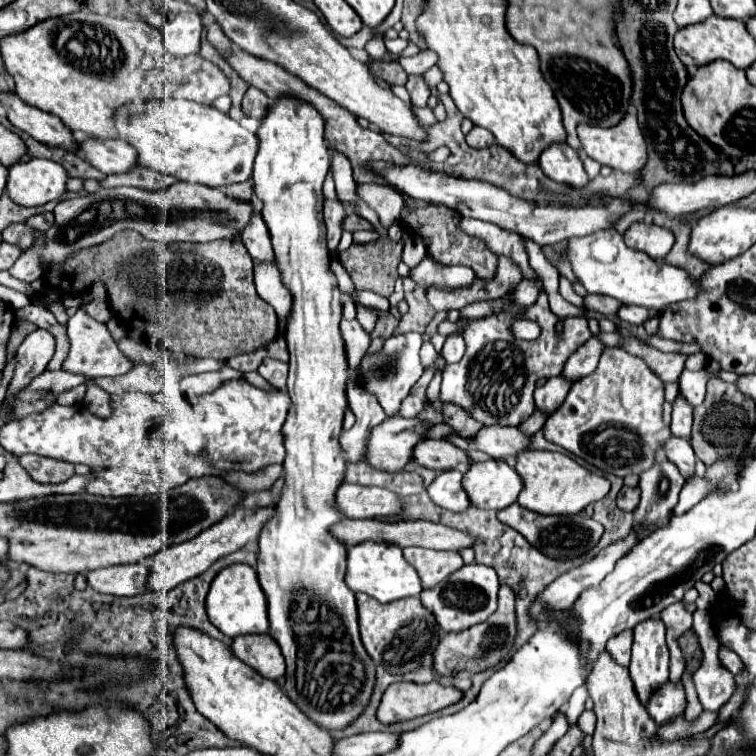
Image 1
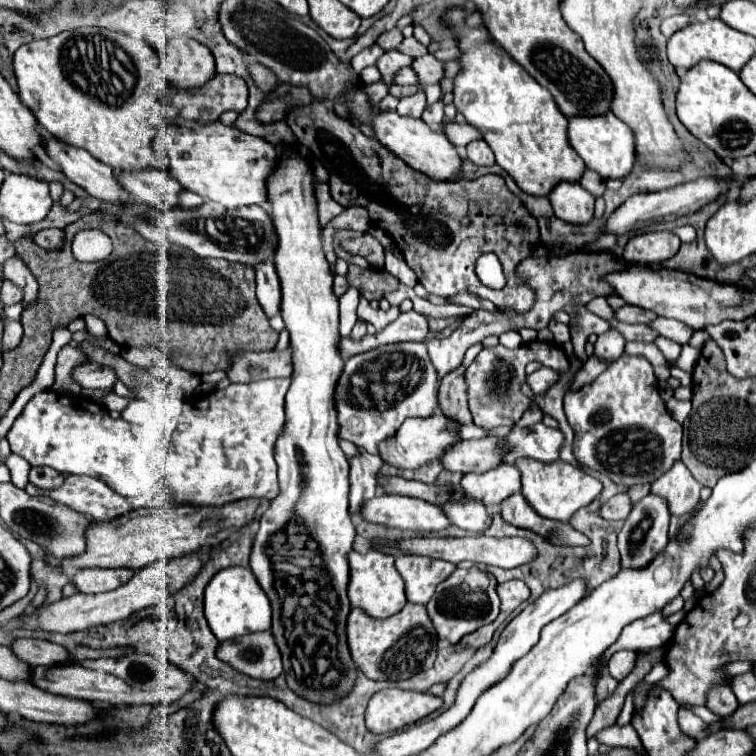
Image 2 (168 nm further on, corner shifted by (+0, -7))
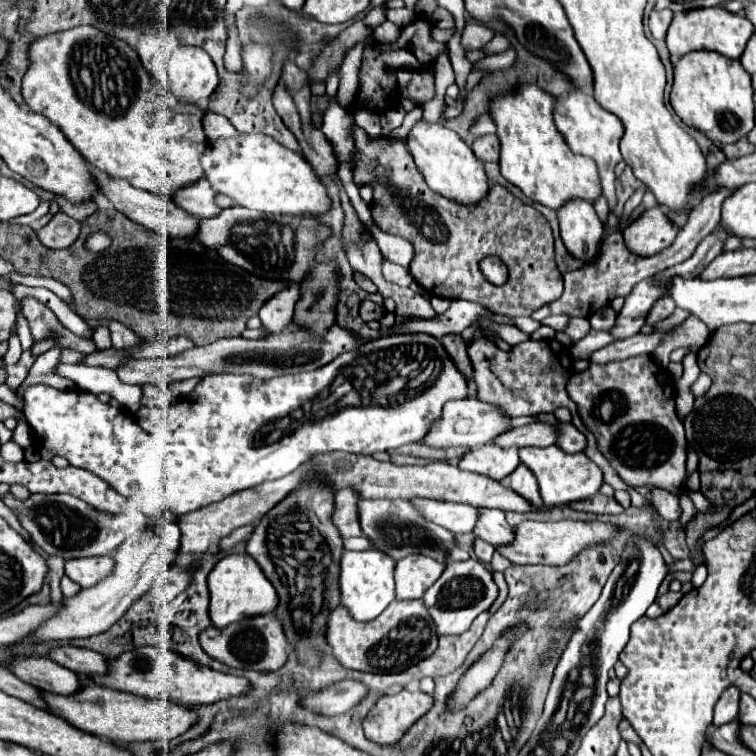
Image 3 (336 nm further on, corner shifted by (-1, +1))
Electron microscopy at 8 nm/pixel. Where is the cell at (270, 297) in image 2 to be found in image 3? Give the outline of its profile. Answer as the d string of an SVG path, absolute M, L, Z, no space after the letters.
M290 282L280 292L276 292L270 300L266 300L264 306L260 308L260 320L264 328L268 328L274 334L282 332L282 328L292 320L298 298L300 298L300 290Z

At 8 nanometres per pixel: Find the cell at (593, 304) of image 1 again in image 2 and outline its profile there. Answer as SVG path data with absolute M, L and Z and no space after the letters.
M623 306L615 312L615 318L621 320L621 322L627 322L627 324L649 324L657 318L657 314L653 312L645 312L643 308L637 308L637 306Z

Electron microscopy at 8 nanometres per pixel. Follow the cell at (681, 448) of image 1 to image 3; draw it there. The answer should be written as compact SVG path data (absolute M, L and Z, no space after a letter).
M660 486L650 488L650 502L654 504L654 508L658 510L658 514L664 520L678 520L682 514L680 504L678 504L678 496L670 490L660 488Z

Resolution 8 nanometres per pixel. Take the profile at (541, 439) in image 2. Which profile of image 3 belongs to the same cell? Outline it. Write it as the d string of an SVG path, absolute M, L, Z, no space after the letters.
M556 424L554 426L558 430L556 434L556 446L568 454L574 454L574 452L582 452L582 448L586 446L586 438L582 432L578 432L572 424Z

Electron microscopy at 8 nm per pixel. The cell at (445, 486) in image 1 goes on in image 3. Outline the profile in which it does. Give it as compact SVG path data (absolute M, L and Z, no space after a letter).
M478 508L478 520L476 520L476 538L482 538L484 542L492 546L508 544L508 540L514 536L510 524L504 518L502 510L492 508Z

